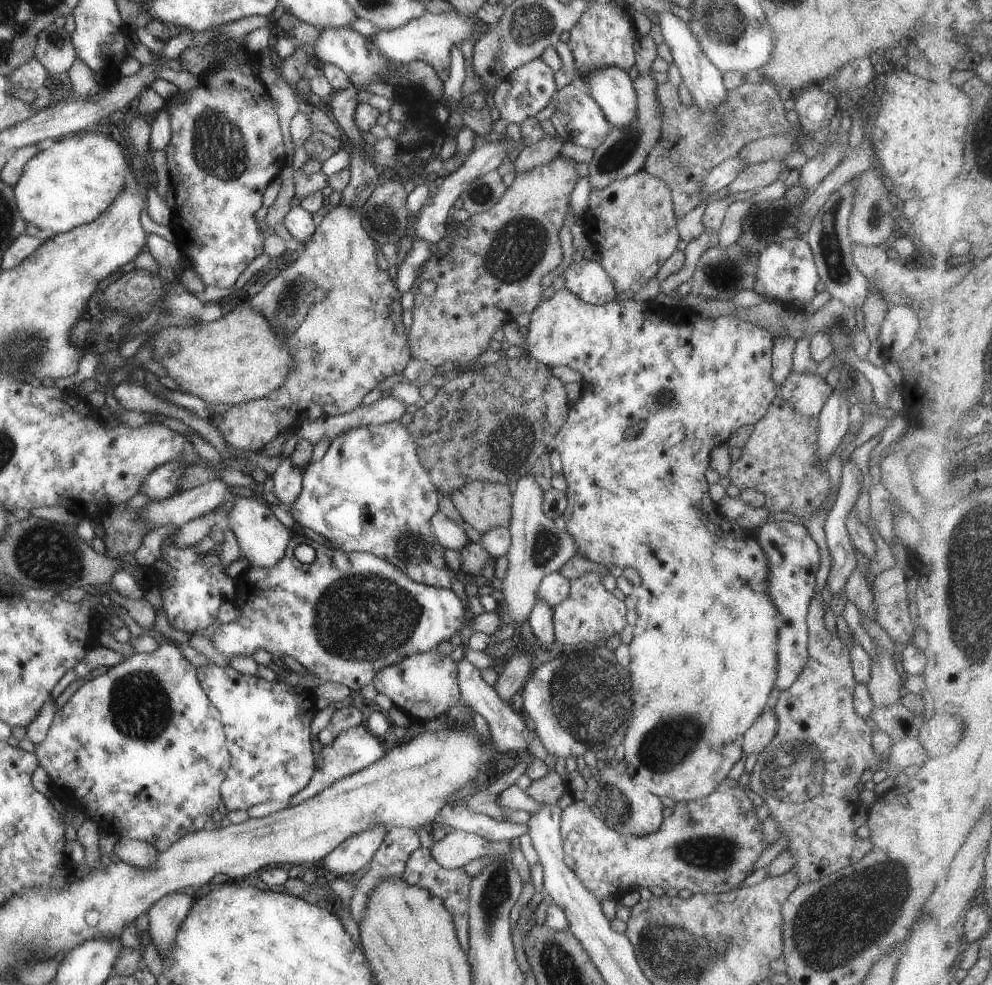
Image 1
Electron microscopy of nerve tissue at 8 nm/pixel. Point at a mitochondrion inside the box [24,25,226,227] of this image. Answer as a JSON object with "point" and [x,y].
{"point":[57,41]}

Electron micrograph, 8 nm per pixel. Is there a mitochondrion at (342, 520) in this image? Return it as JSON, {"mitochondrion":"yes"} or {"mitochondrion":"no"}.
{"mitochondrion":"no"}

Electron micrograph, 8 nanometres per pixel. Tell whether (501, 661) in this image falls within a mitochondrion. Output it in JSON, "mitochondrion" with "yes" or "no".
{"mitochondrion":"no"}

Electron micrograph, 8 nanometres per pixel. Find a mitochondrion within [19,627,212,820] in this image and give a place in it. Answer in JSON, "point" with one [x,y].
{"point":[140,708]}

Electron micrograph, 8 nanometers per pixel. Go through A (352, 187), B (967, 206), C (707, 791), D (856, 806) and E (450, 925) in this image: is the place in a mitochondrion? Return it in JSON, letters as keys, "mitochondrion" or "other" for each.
{"A":"other","B":"other","C":"other","D":"other","E":"other"}

